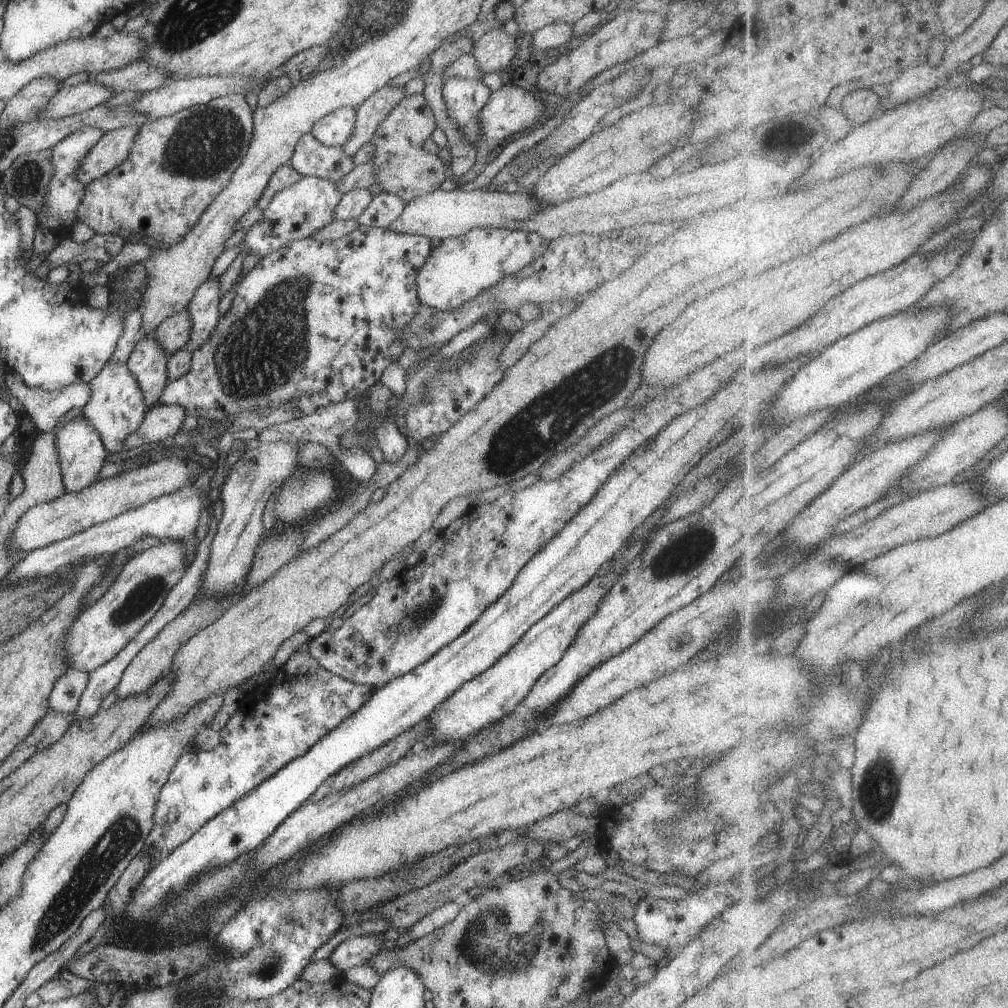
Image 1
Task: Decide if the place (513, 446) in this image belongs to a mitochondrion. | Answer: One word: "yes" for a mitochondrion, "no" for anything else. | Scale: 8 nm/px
yes

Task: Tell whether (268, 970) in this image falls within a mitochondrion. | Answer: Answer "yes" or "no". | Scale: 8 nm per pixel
yes

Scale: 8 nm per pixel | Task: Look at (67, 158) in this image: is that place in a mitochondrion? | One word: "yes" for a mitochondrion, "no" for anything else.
no

